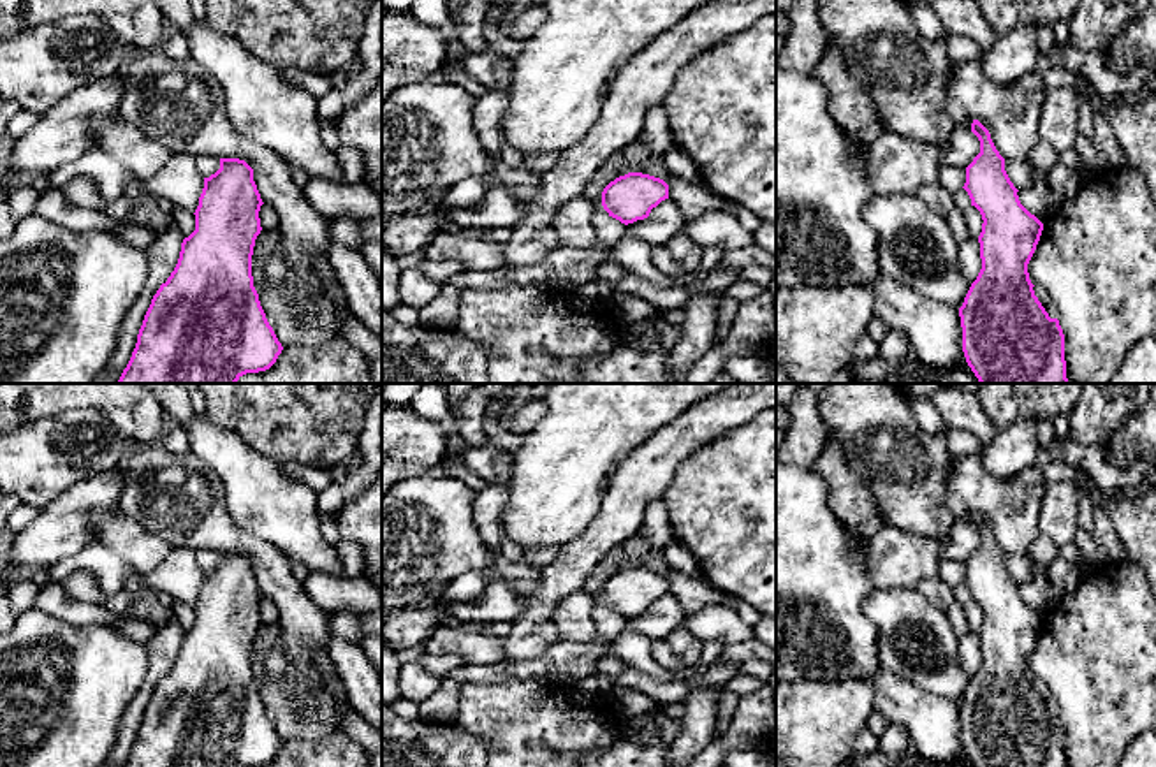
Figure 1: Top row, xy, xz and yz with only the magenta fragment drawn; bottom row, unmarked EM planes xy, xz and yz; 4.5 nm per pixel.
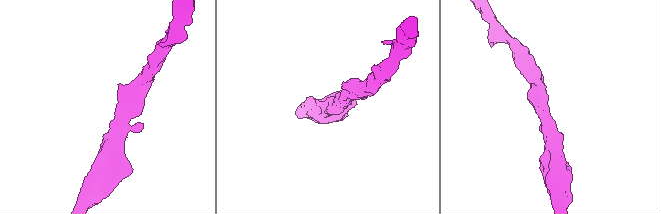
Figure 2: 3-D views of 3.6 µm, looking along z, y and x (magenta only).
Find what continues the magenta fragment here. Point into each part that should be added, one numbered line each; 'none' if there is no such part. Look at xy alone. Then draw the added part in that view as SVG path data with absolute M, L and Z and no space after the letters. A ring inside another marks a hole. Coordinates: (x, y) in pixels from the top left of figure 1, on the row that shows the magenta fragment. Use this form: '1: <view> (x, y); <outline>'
none

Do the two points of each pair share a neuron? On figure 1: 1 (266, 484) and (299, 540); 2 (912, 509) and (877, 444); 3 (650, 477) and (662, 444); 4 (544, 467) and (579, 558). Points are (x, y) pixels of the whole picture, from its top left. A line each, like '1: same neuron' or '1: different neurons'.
1: same neuron
2: same neuron
3: same neuron
4: different neurons

